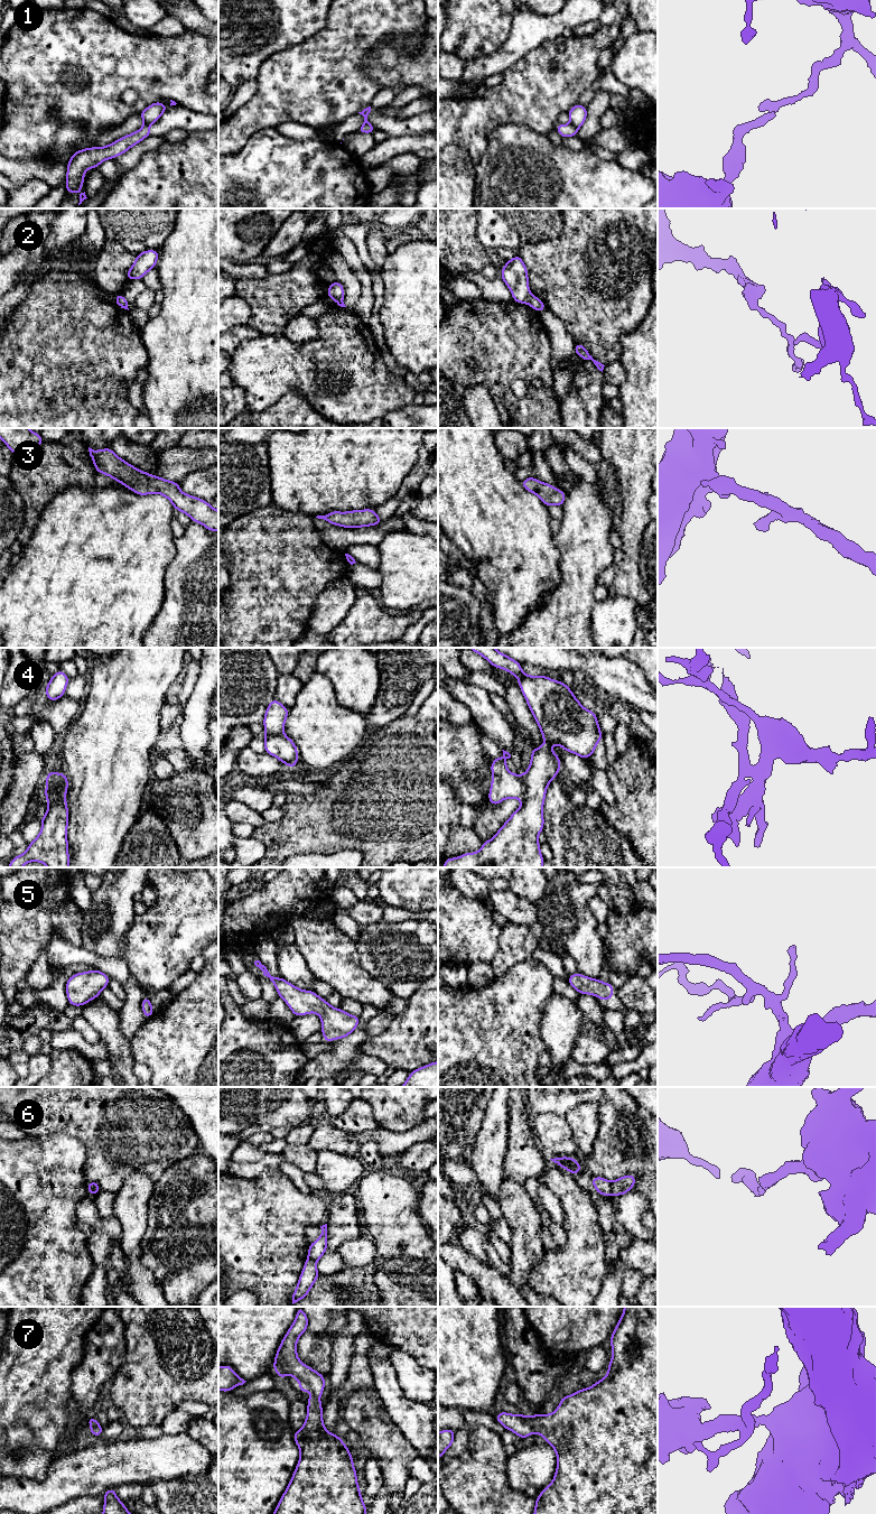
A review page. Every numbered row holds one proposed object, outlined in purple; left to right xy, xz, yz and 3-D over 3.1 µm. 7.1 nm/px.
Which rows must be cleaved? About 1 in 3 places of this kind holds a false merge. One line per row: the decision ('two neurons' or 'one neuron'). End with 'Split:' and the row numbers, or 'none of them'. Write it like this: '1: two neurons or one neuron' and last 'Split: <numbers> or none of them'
1: two neurons
2: two neurons
3: one neuron
4: two neurons
5: one neuron
6: two neurons
7: one neuron
Split: 1, 2, 4, 6

